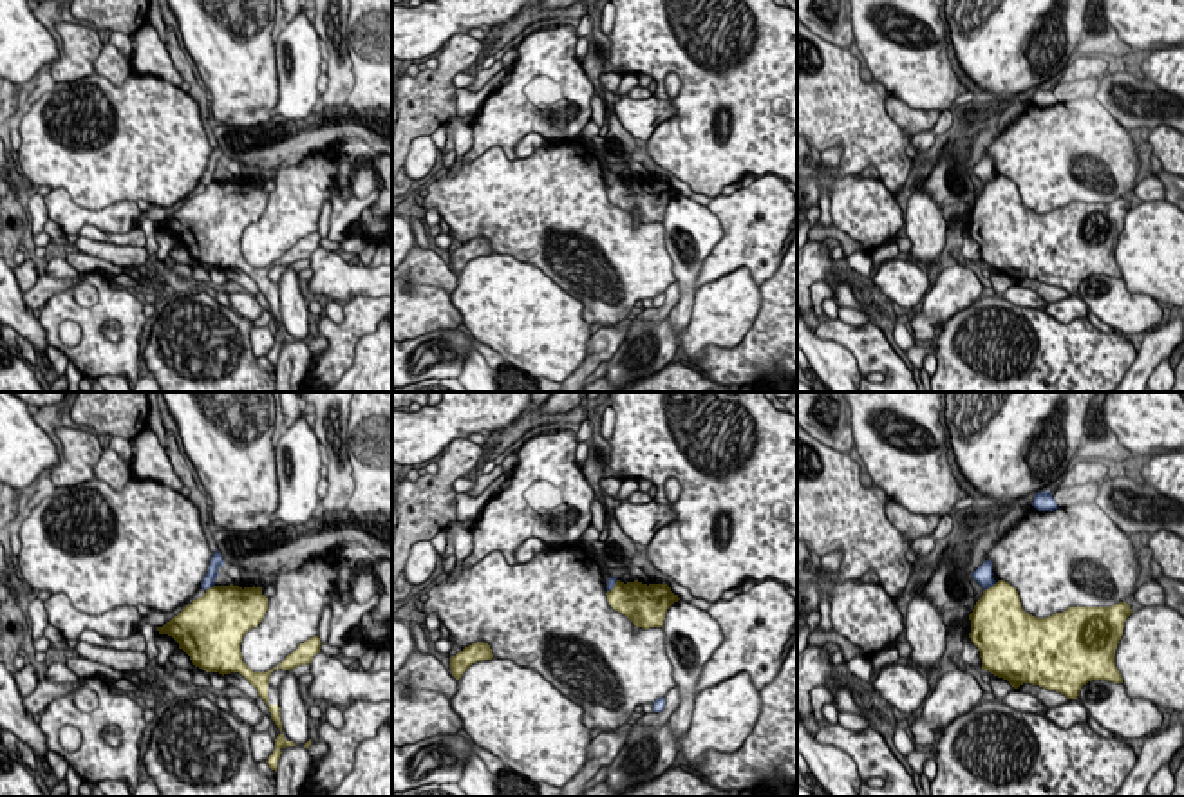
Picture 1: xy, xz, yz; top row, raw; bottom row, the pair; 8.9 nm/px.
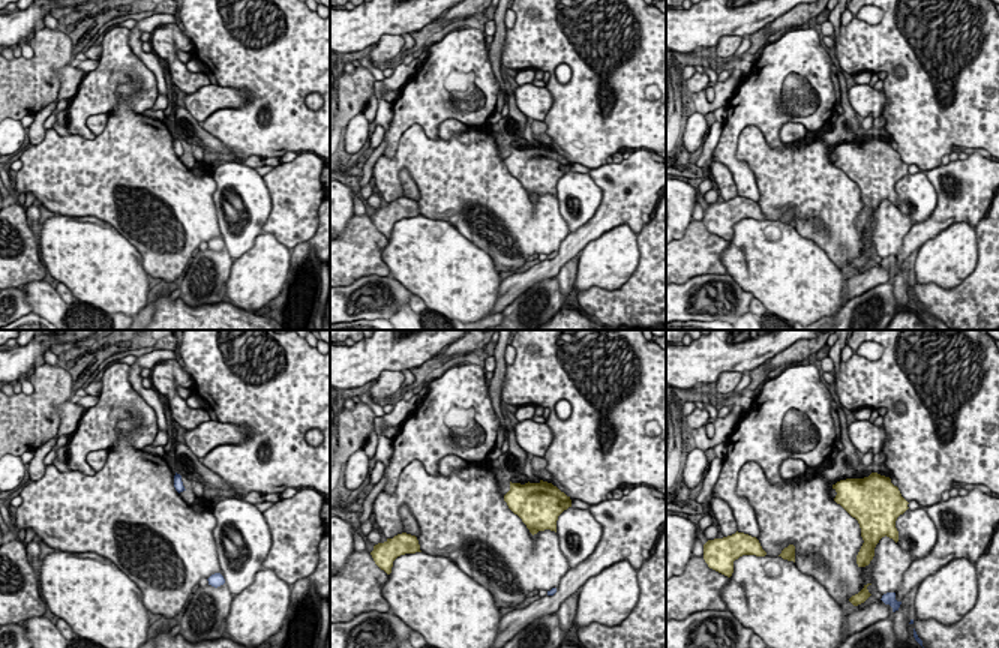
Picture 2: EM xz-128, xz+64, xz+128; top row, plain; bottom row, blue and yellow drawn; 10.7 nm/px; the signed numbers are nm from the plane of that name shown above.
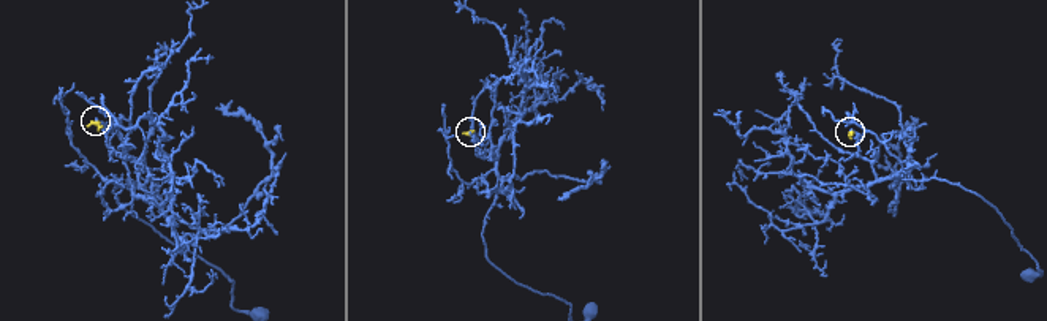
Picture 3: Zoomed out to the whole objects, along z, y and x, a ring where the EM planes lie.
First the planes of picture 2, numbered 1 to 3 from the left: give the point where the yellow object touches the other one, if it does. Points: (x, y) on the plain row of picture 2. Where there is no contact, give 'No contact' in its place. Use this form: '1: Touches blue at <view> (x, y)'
1: No contact
2: No contact
3: No contact

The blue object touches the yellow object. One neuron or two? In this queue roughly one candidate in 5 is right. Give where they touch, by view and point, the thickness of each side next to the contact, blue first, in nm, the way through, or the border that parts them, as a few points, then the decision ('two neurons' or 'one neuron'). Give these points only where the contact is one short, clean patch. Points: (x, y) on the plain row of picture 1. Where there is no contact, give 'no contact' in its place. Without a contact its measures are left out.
contact yz (989, 181); calibres 160 and 400 nm; border yz (996, 178), (984, 187); two neurons

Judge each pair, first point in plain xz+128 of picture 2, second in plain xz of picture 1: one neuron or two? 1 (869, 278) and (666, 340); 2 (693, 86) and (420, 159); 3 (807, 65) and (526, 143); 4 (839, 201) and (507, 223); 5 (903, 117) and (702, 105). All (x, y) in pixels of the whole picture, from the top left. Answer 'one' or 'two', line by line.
1: two
2: two
3: two
4: one
5: one

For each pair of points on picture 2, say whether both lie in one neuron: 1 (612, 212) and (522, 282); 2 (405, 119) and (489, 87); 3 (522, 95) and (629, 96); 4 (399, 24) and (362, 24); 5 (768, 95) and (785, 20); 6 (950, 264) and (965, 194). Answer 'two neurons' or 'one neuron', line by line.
1: one neuron
2: one neuron
3: two neurons
4: one neuron
5: two neurons
6: two neurons

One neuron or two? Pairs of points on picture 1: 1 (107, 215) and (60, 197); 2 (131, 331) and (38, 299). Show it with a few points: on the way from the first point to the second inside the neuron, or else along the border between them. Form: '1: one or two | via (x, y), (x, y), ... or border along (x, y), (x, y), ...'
1: one | via (96, 217), (80, 217), (71, 208)
2: two | border along (73, 284), (56, 291), (37, 313)

